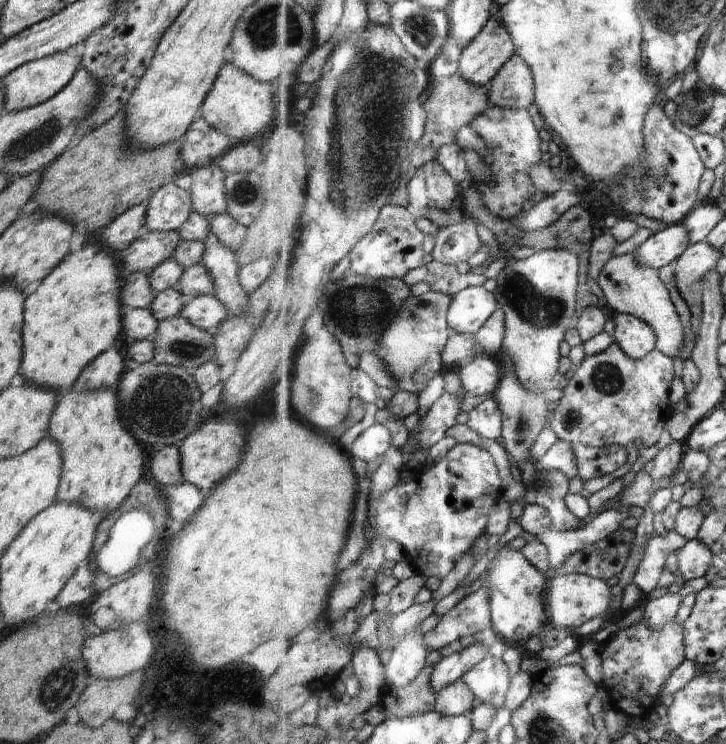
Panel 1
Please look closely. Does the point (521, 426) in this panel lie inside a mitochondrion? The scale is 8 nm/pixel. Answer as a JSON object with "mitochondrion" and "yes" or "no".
{"mitochondrion":"yes"}

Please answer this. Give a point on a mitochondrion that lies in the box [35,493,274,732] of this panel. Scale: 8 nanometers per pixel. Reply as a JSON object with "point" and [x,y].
{"point":[61,684]}

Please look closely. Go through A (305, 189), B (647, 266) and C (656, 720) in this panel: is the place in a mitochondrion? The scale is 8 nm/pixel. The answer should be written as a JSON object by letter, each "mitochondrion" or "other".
{"A":"other","B":"other","C":"other"}

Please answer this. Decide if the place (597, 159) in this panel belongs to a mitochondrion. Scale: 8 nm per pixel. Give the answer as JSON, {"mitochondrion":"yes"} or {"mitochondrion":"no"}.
{"mitochondrion":"no"}

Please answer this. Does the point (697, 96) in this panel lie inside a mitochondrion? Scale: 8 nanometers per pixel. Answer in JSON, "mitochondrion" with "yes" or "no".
{"mitochondrion":"yes"}

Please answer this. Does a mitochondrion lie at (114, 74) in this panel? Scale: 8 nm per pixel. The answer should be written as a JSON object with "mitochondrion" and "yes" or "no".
{"mitochondrion":"no"}

